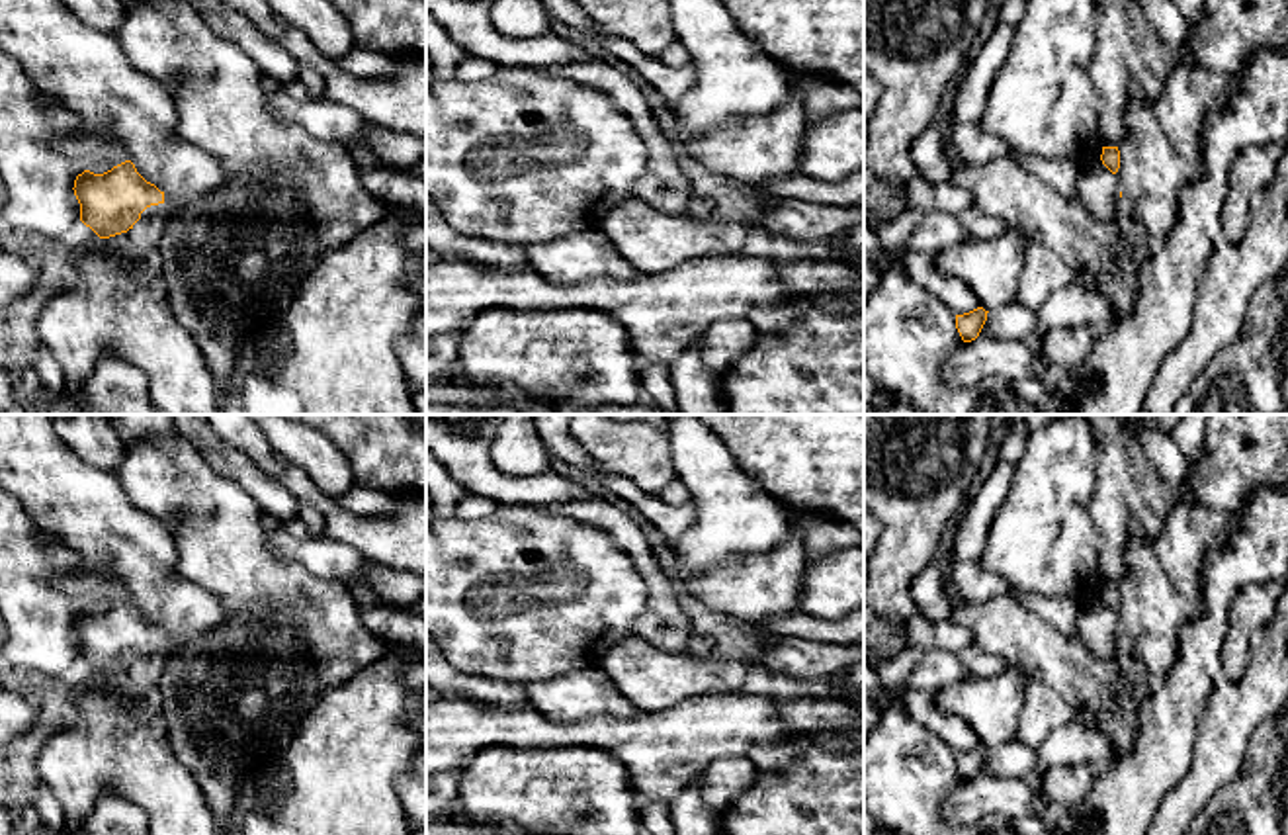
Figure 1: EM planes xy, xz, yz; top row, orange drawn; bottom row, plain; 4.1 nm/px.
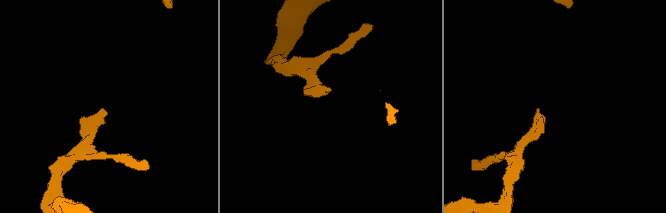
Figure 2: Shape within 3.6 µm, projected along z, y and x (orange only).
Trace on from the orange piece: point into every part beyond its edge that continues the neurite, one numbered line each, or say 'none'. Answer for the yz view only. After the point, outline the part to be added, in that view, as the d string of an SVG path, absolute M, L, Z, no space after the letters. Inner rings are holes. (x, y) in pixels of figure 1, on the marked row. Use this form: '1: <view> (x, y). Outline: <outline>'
none

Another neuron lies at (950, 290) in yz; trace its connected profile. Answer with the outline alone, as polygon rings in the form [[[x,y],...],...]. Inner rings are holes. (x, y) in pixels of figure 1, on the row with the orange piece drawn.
[[[885,250],[885,258],[880,262],[880,270],[885,276],[901,270],[924,291],[938,297],[954,315],[964,315],[981,307],[979,299],[958,276],[940,272],[934,256],[924,252],[907,250],[905,254],[897,256]]]

